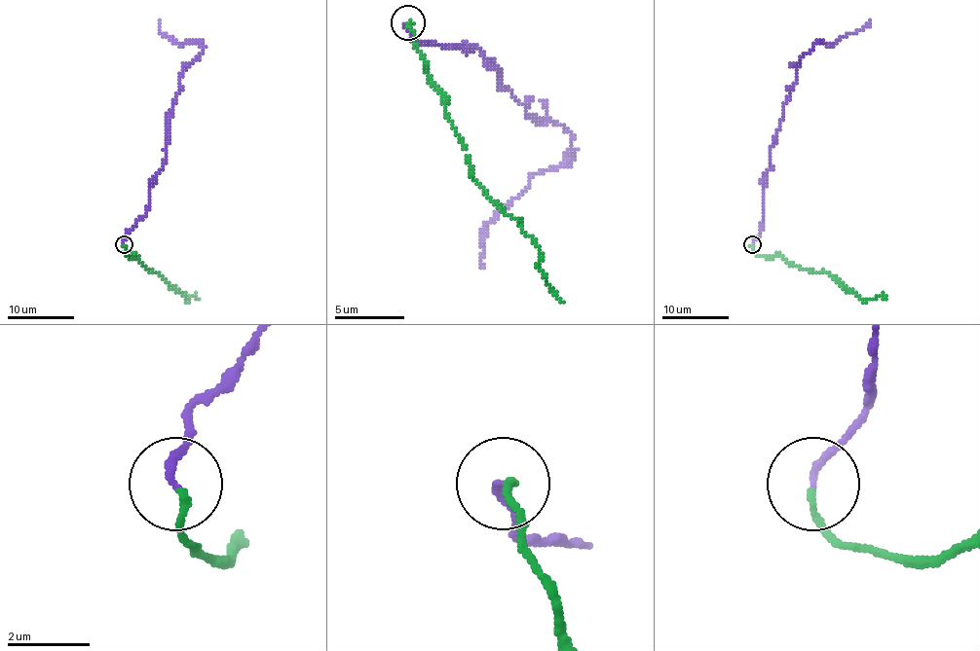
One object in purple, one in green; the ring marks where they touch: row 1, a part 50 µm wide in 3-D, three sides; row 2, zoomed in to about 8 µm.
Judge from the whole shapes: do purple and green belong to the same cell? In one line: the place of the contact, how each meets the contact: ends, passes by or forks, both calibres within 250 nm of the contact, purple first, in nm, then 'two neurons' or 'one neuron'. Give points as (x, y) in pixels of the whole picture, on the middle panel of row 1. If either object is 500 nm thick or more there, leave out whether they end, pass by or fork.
place (408, 22); purple ends; green ends; calibres 180 and 160 nm; two neurons

